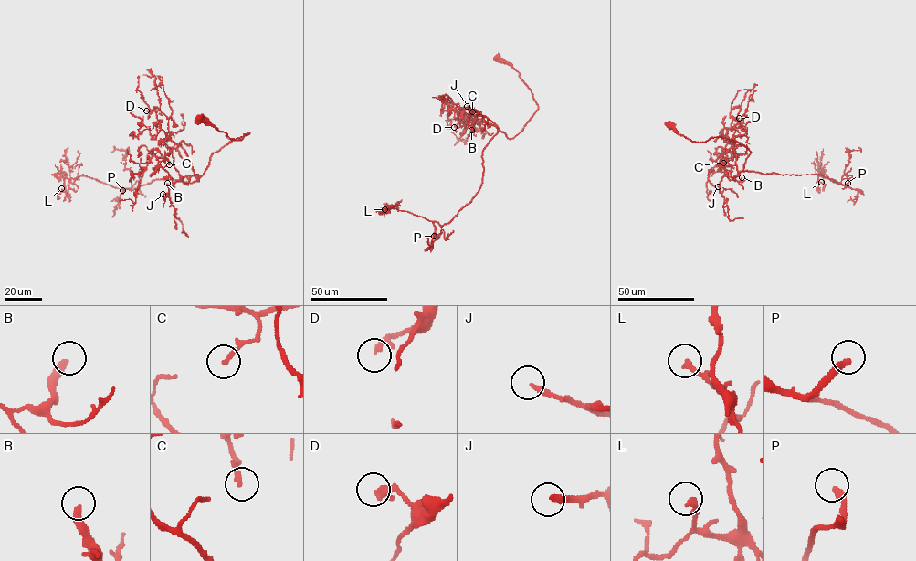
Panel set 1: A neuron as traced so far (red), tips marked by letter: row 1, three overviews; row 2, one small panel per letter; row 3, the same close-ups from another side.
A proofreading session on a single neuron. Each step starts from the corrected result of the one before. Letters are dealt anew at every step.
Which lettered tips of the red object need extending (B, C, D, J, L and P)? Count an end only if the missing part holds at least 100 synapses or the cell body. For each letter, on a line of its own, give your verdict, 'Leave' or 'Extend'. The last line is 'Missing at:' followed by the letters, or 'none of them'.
B: Leave
C: Leave
D: Leave
J: Extend
L: Leave
P: Extend
Missing at: J, P

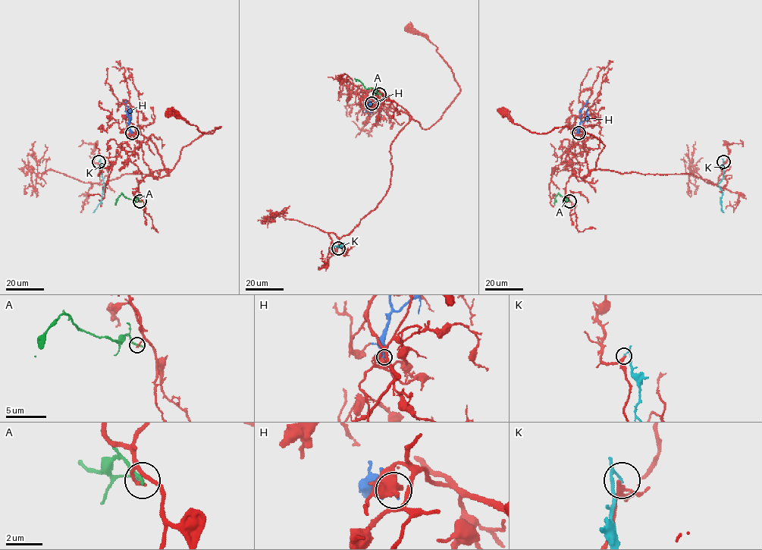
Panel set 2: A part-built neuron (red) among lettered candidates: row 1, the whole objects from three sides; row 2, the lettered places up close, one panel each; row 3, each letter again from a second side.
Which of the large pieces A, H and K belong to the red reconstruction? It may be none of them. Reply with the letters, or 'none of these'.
none of these

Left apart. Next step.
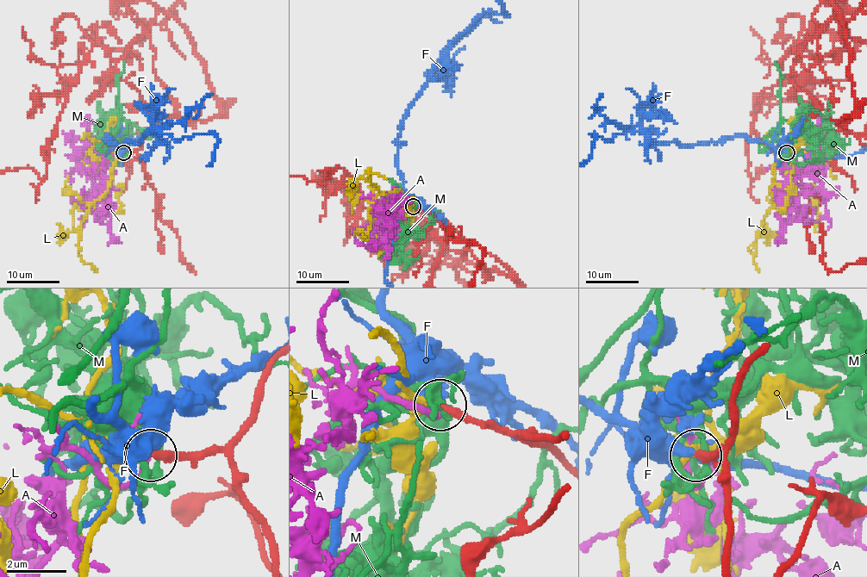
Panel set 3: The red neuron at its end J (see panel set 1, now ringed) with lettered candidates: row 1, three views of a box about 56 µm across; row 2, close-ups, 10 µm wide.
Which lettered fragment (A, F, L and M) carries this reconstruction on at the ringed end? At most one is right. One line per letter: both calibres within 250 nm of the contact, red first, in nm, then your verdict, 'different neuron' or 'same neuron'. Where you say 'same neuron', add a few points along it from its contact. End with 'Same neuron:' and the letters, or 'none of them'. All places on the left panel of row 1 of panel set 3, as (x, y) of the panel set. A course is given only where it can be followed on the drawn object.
A: 280/180 nm | different neuron
F: 280/360 nm | different neuron
L: 280/150 nm | same neuron
M: 300/300 nm | different neuron
Same neuron: L

